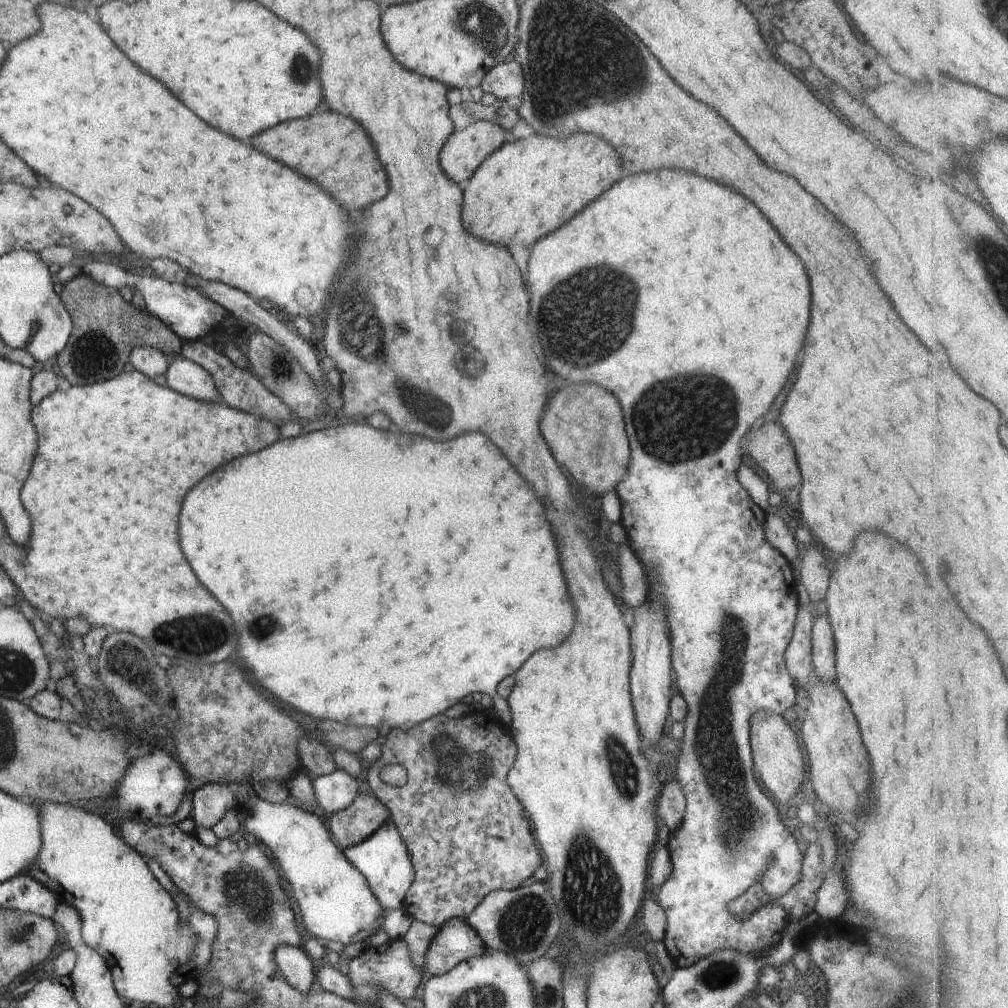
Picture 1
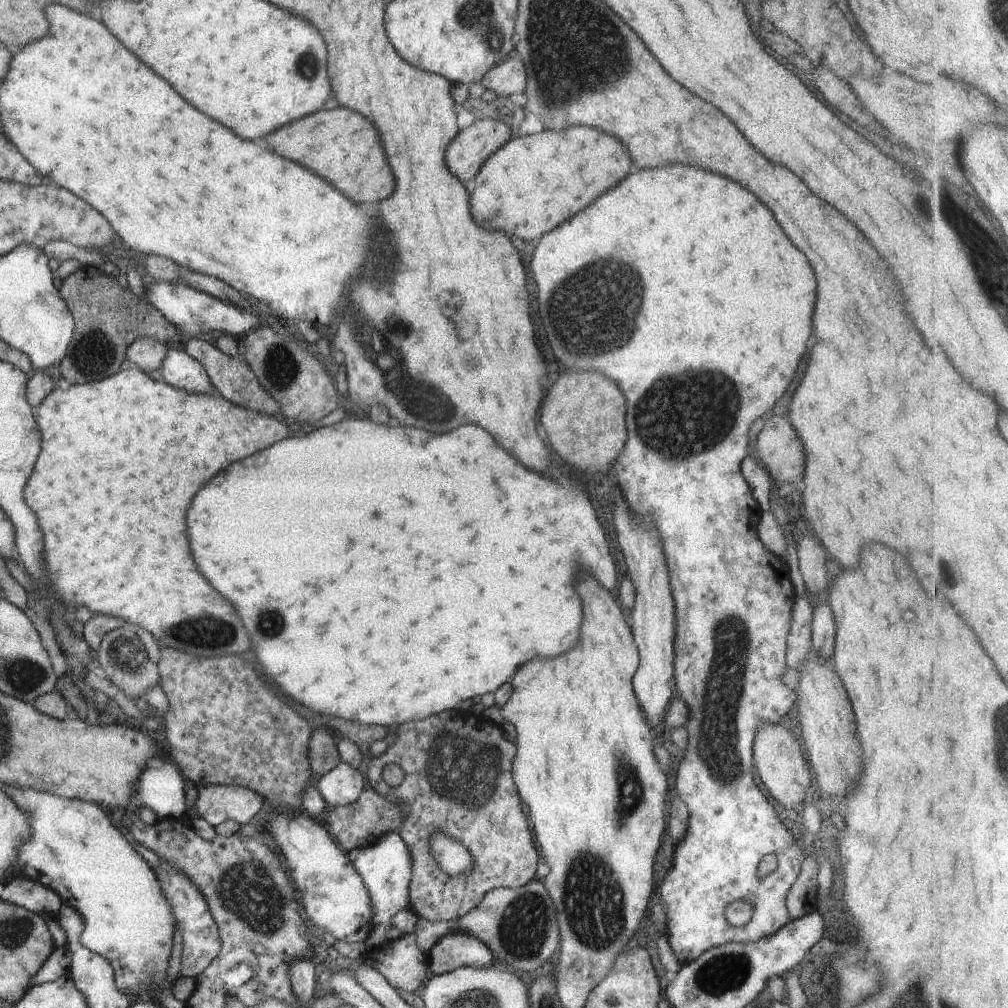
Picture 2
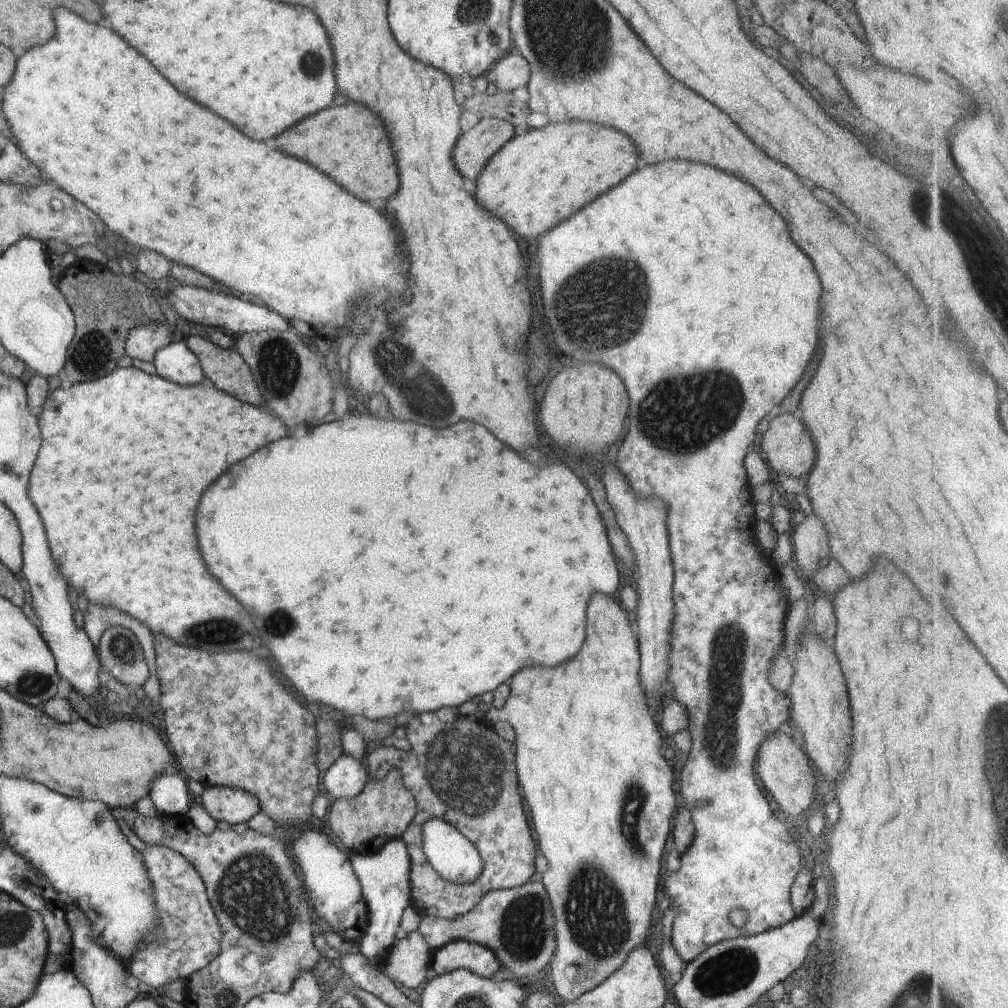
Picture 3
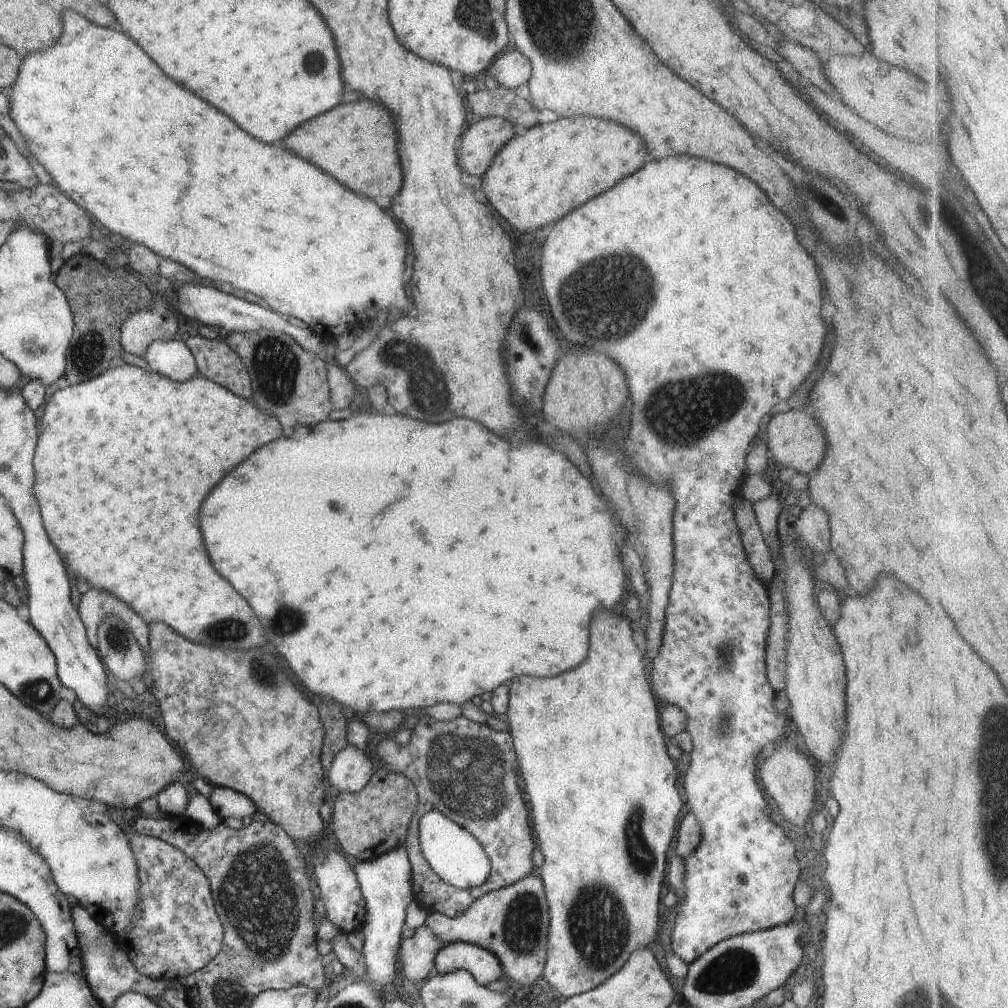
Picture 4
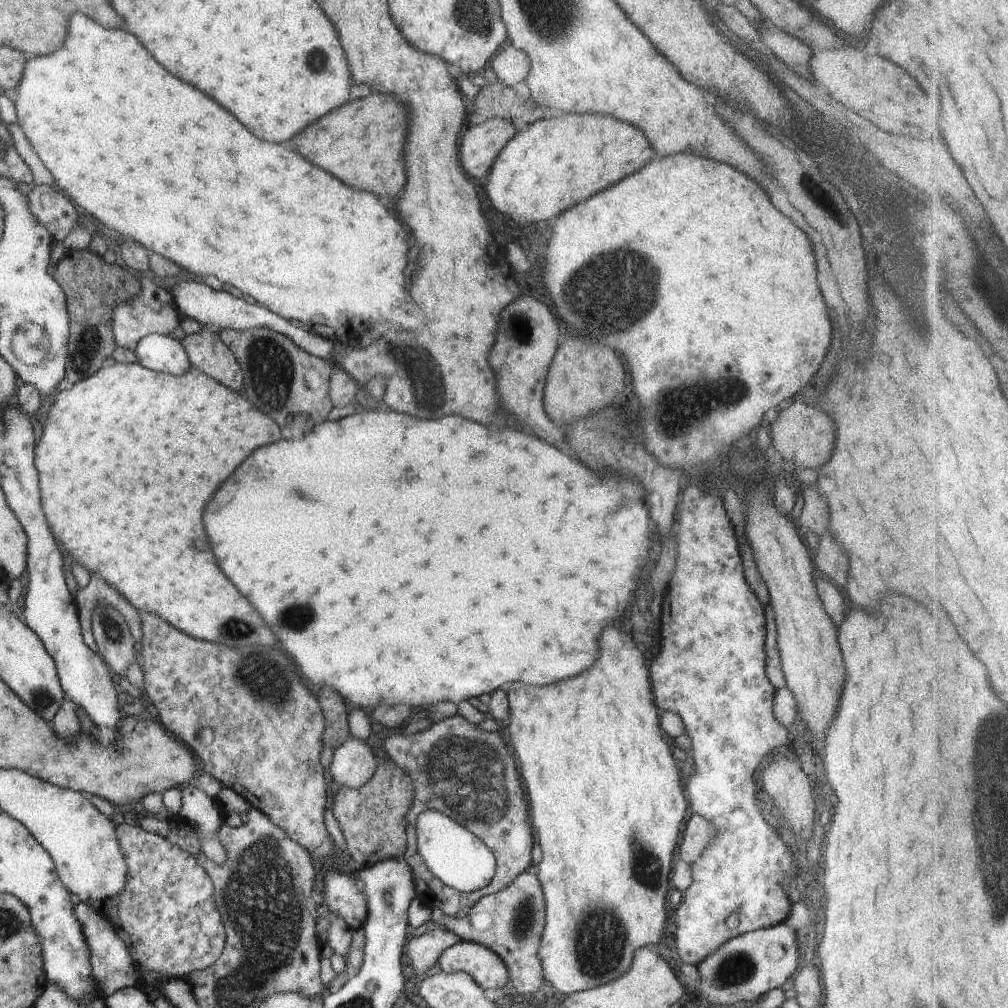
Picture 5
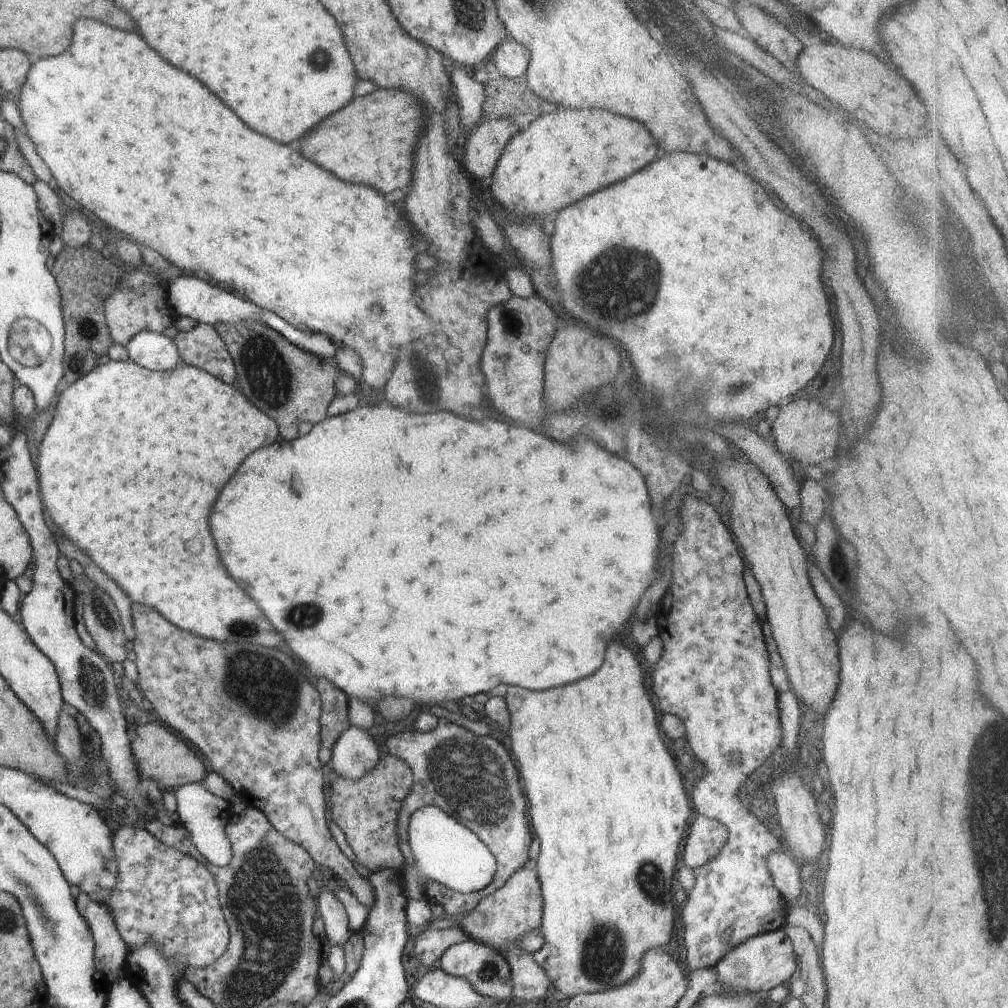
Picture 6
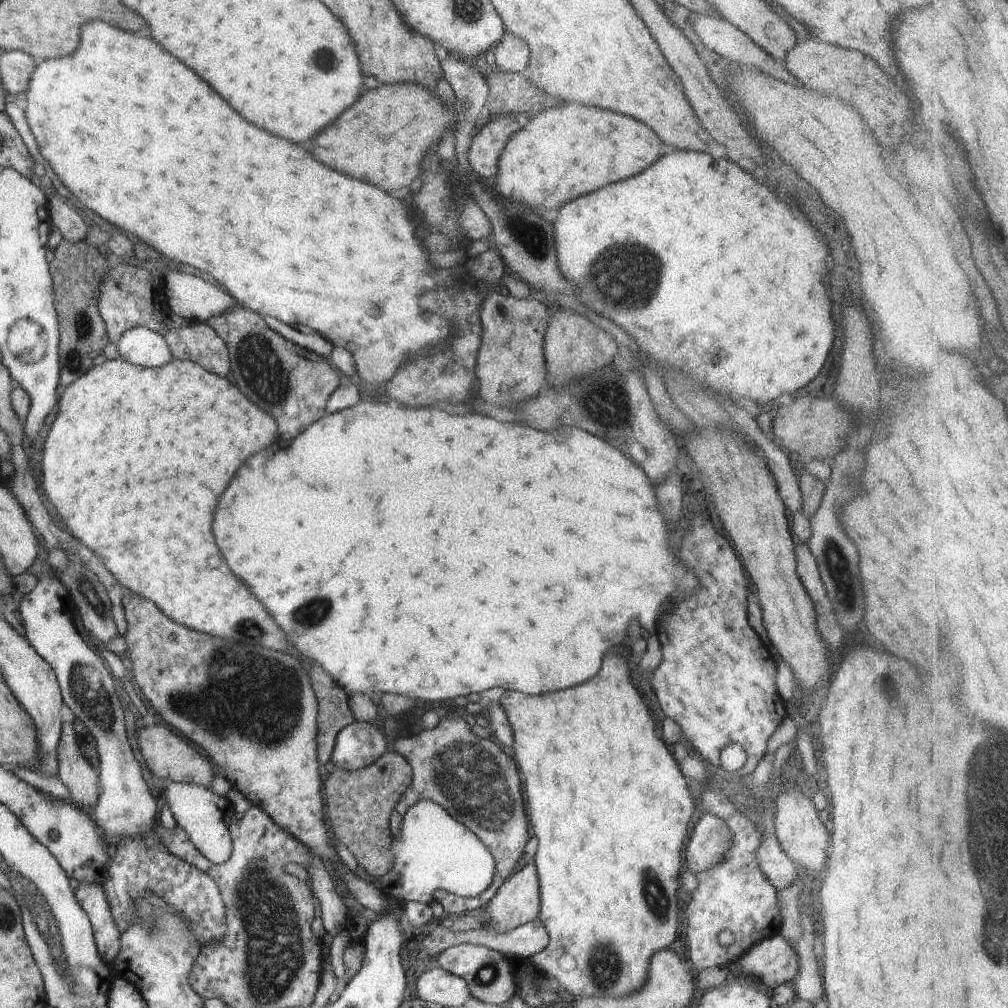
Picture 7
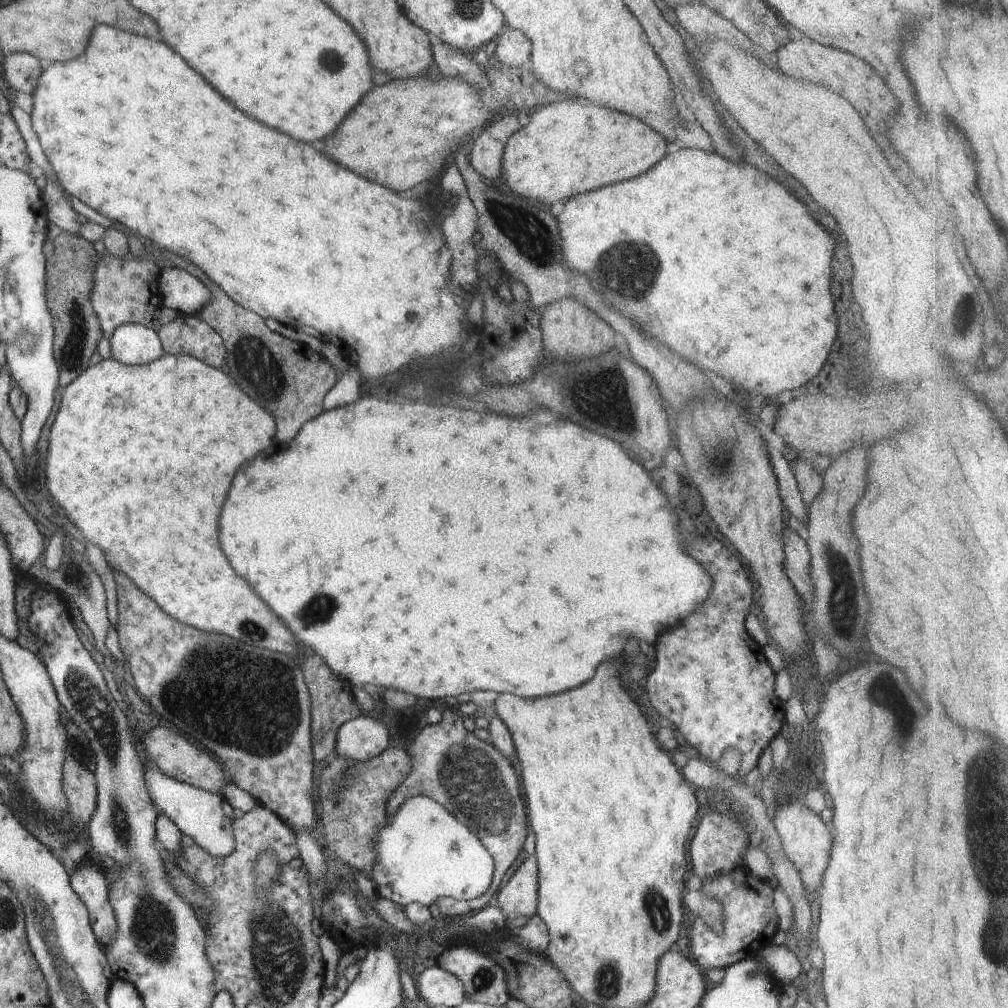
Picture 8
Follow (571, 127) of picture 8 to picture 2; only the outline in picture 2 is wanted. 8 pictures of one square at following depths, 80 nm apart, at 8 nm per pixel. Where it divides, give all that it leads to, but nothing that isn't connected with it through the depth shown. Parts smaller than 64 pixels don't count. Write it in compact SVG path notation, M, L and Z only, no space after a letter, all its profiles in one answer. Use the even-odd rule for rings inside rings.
M576 126L568 130L540 132L534 136L514 135L484 161L475 176L474 190L470 194L470 214L472 220L476 220L486 230L502 231L508 238L516 236L526 242L535 243L541 236L571 219L586 206L590 206L600 194L603 195L620 180L624 180L628 170L630 158L624 146L616 138L594 128Z

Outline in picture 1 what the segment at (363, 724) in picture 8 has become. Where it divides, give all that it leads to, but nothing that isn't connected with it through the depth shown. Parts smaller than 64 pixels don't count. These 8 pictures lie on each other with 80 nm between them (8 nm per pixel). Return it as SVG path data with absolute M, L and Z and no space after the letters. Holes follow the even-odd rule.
M338 770L332 774L314 777L312 786L317 812L329 816L350 806L356 795L364 789L364 784Z

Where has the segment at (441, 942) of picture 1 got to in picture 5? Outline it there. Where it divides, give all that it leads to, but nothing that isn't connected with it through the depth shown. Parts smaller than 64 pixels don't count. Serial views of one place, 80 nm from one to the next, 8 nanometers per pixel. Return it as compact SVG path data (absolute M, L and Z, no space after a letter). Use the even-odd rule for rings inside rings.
M459 940L443 950L438 964L446 974L466 972L480 988L504 988L510 984L504 961L486 946Z

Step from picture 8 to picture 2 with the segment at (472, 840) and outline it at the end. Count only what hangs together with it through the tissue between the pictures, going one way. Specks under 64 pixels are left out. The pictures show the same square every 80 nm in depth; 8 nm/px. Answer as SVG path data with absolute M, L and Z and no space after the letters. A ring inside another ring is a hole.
M436 831L431 836L430 852L441 869L450 876L467 873L474 866L470 852L462 844L454 842L440 831Z

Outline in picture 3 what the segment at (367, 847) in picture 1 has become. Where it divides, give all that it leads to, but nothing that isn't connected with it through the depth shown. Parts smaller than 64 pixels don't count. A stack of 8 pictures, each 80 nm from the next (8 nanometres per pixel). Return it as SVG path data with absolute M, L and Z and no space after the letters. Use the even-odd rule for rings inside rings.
M399 836L397 839L384 843L380 850L372 854L349 854L354 872L360 881L363 897L367 904L364 935L359 945L361 953L372 963L379 964L379 960L387 955L387 950L392 949L396 938L396 930L400 926L403 910L411 902L411 858L406 844Z

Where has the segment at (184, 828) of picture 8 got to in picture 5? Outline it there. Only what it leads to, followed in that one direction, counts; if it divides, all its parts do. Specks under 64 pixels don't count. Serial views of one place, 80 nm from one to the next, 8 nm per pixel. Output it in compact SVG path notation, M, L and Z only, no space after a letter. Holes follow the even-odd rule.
M198 787L184 788L181 793L182 808L177 817L197 830L202 852L214 863L223 863L227 852L217 837L217 830L224 824L226 812L215 798L208 797Z

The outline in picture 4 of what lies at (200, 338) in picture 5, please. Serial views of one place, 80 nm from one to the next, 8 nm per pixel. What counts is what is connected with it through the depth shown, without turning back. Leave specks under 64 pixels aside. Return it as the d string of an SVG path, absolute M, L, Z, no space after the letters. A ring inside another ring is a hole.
M196 335L190 336L185 343L194 355L199 374L240 398L252 400L253 390L247 368L224 340Z

